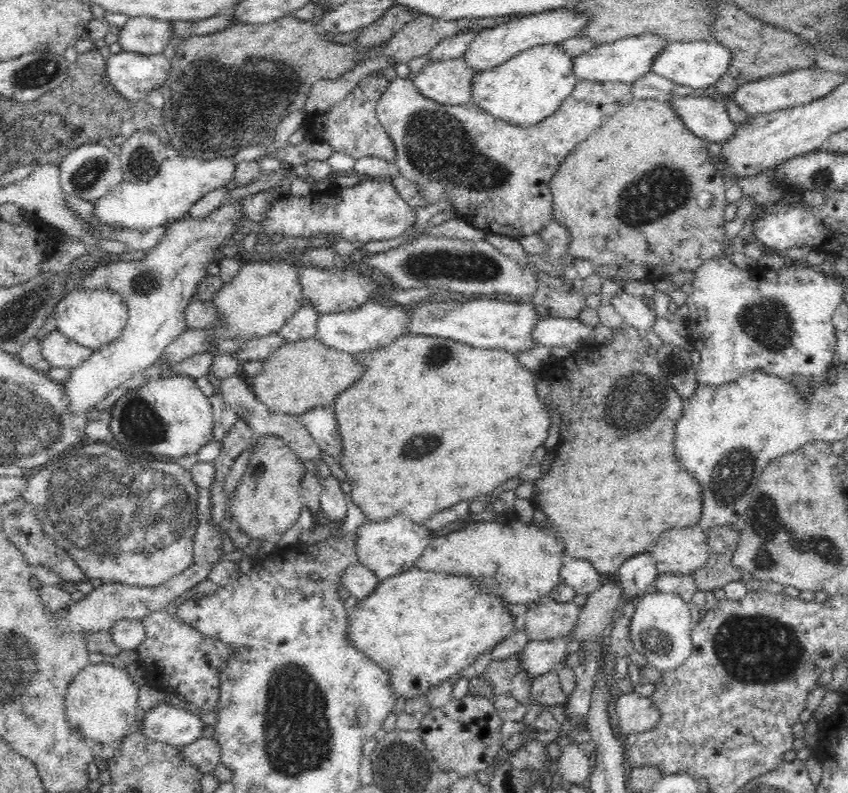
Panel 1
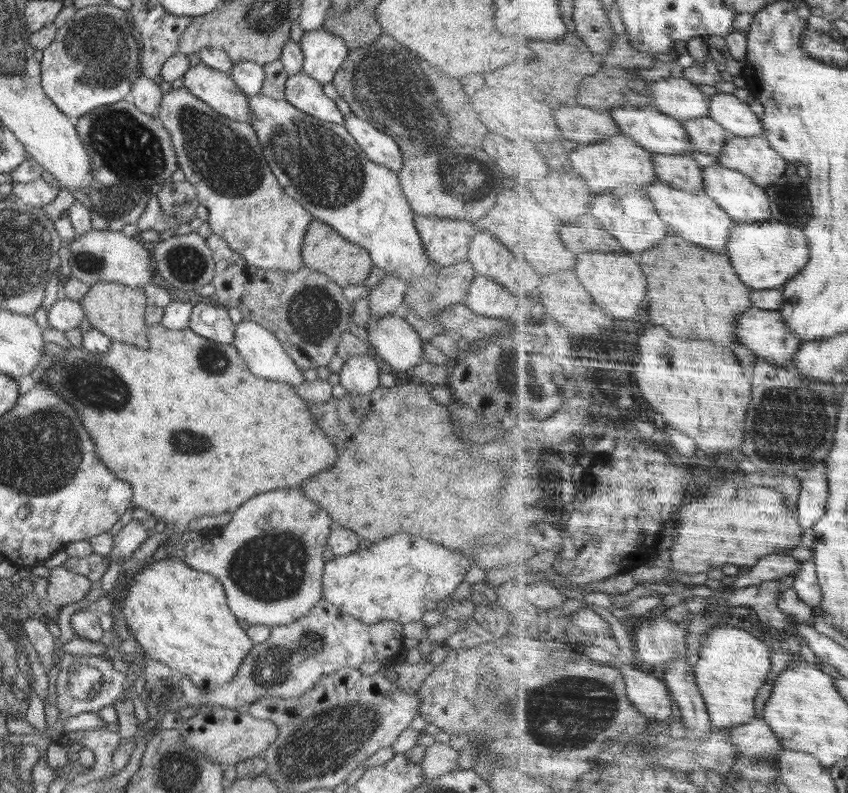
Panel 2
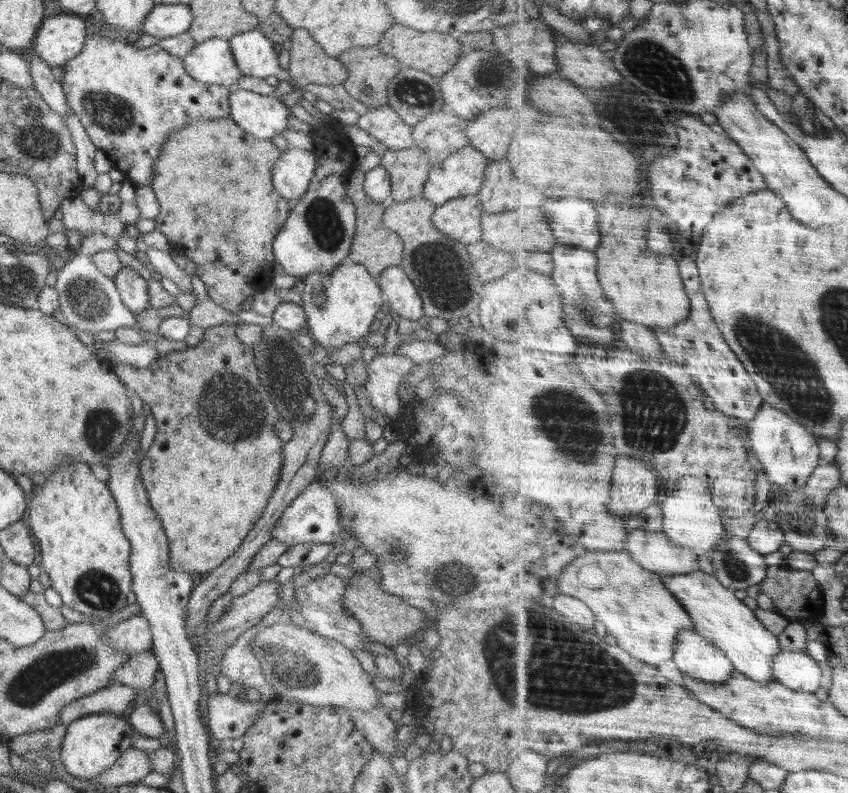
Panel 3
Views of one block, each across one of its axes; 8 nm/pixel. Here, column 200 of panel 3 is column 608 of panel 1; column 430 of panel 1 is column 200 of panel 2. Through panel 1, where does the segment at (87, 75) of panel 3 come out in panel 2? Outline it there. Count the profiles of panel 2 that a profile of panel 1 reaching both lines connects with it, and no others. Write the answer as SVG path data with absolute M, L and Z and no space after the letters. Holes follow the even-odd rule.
M184 87L171 89L162 95L156 117L170 133L177 163L185 174L185 180L194 185L199 204L208 209L207 223L211 232L223 238L234 252L241 254L251 265L291 273L301 269L304 265L302 241L312 216L304 206L282 190L269 164L266 164L266 157L262 155L257 135L250 123L218 114Z

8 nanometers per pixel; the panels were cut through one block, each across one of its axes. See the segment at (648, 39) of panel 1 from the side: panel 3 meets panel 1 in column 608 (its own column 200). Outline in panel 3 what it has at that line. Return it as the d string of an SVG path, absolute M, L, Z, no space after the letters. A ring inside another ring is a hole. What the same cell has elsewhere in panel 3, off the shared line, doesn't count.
M209 38L204 42L196 43L190 52L187 52L186 56L181 59L187 74L206 84L220 85L231 89L234 84L237 84L238 79L244 77L236 66L229 41L226 39Z

